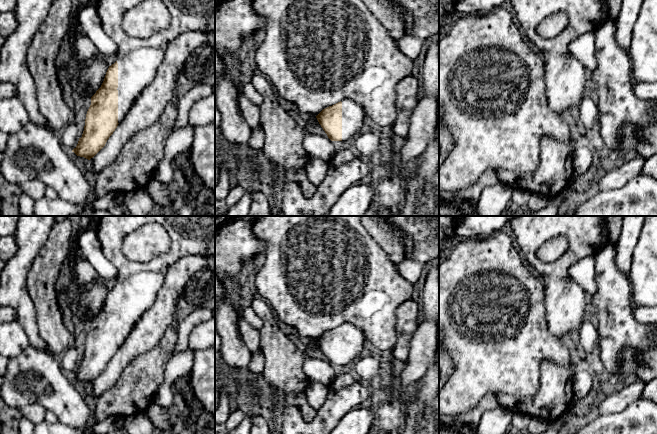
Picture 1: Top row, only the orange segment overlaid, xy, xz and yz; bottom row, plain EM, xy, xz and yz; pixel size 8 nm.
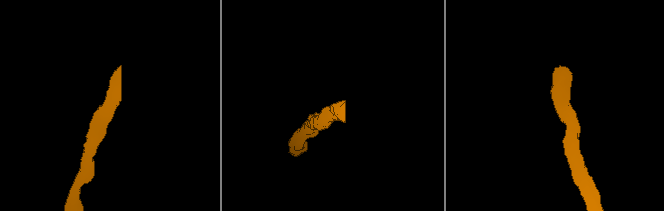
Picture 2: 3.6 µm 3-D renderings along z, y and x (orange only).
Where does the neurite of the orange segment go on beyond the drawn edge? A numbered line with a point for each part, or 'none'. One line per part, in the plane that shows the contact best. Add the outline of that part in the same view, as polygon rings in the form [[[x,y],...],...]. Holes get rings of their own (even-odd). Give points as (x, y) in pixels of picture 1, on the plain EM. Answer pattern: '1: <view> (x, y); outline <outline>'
1: xy (138, 283); outline [[[98,216],[95,228],[104,255],[118,271],[118,347],[125,341],[138,319],[155,302],[166,271],[173,263],[188,255],[215,255],[215,216]],[[150,223],[159,223],[167,231],[171,239],[169,250],[147,263],[127,259],[122,253],[124,238]]]

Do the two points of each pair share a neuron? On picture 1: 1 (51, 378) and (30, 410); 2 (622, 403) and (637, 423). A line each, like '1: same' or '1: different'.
1: different
2: different

